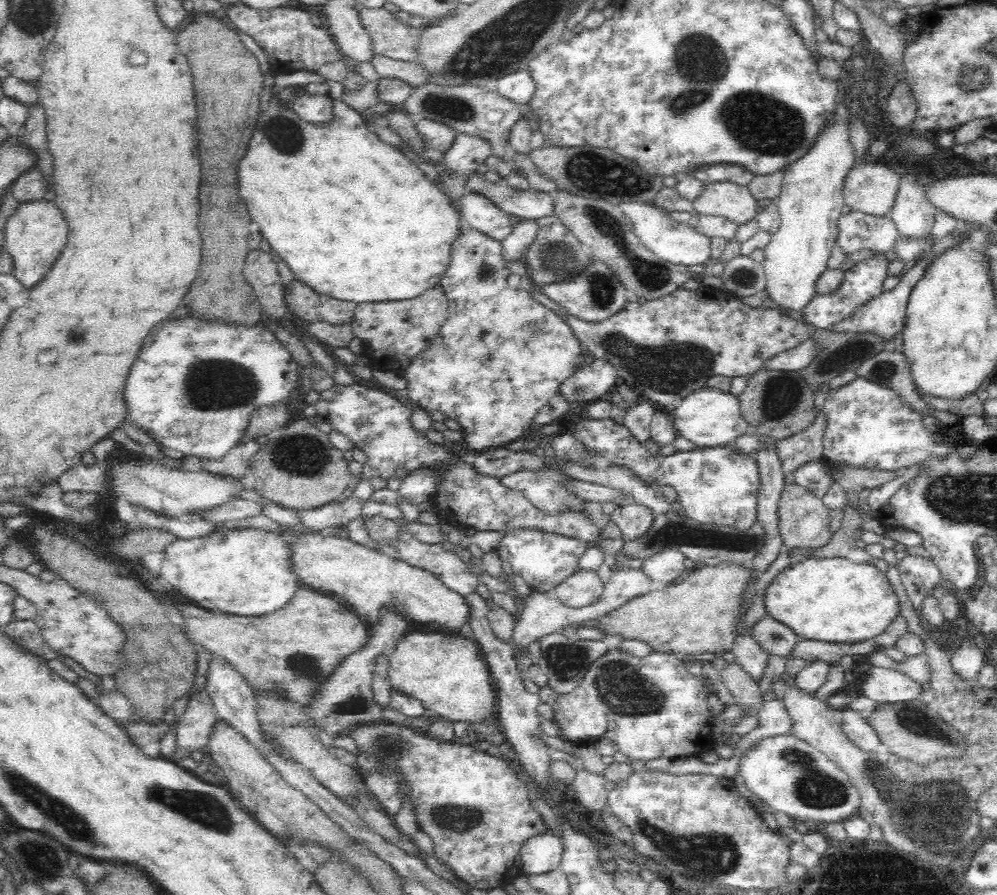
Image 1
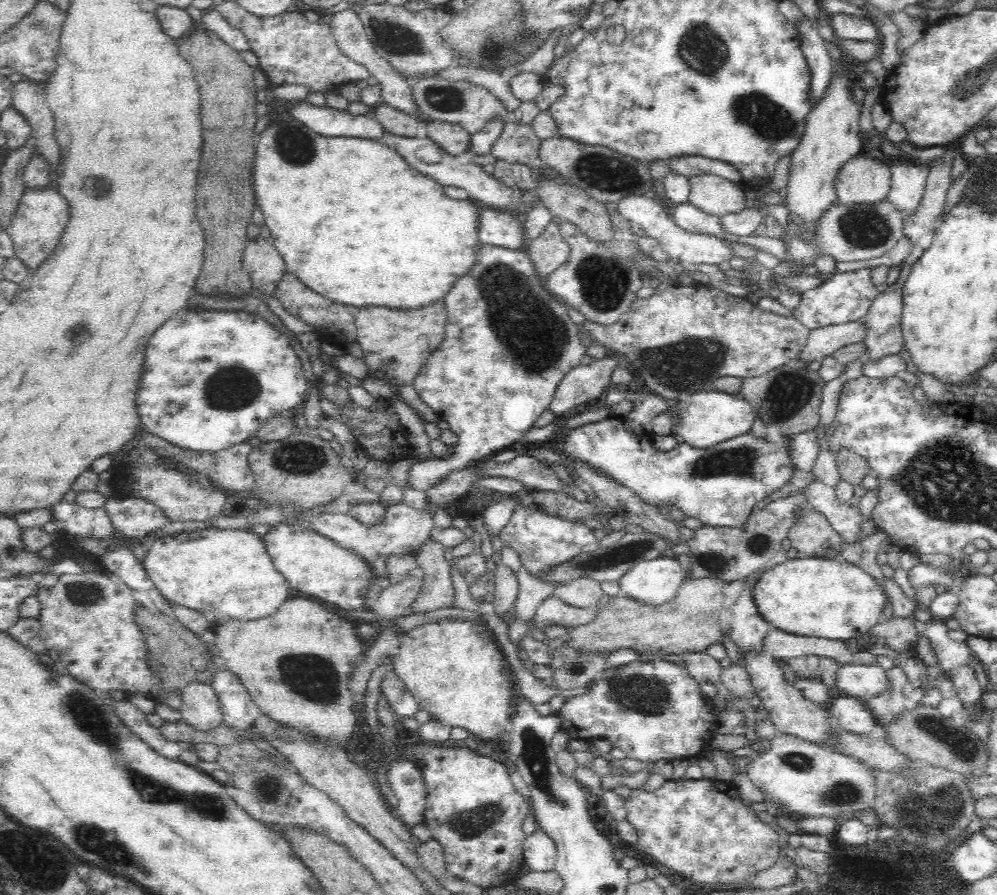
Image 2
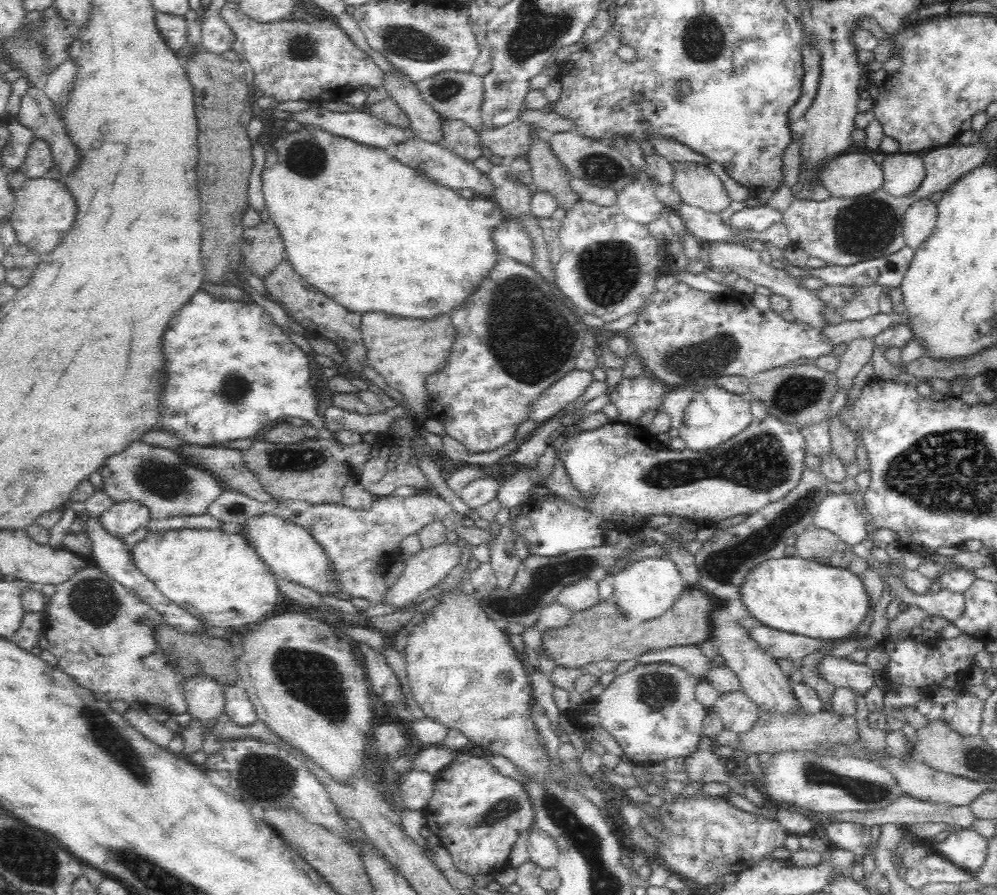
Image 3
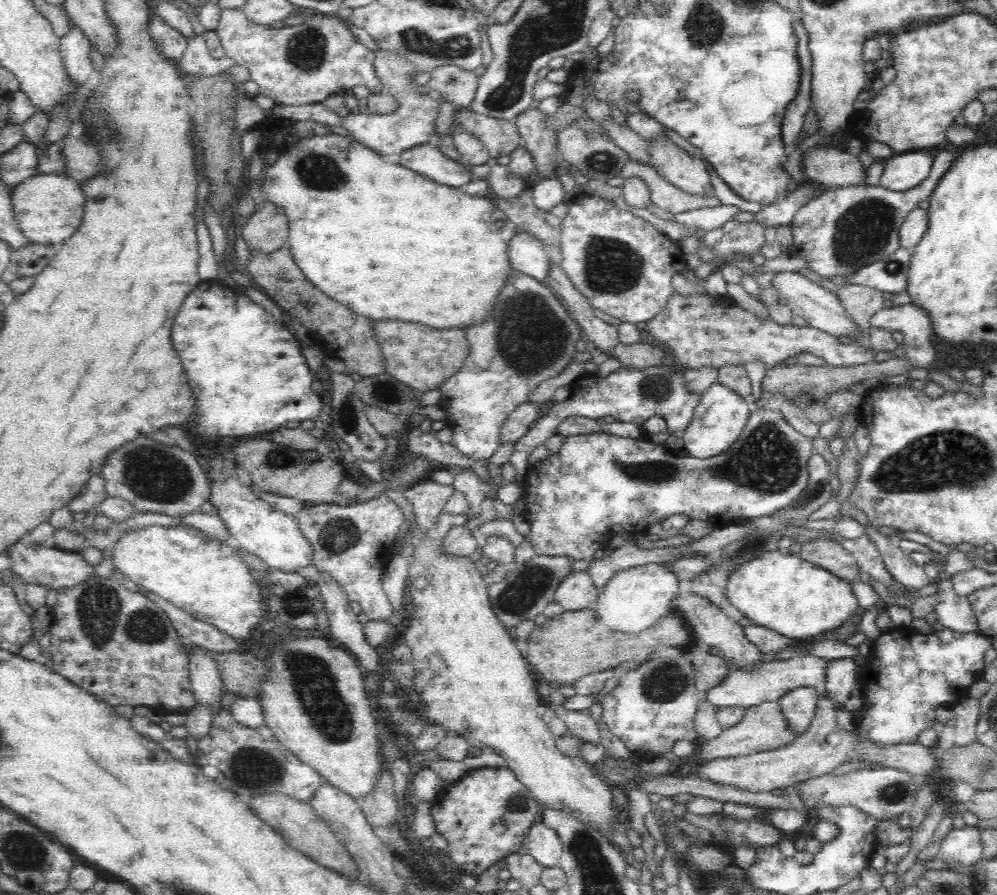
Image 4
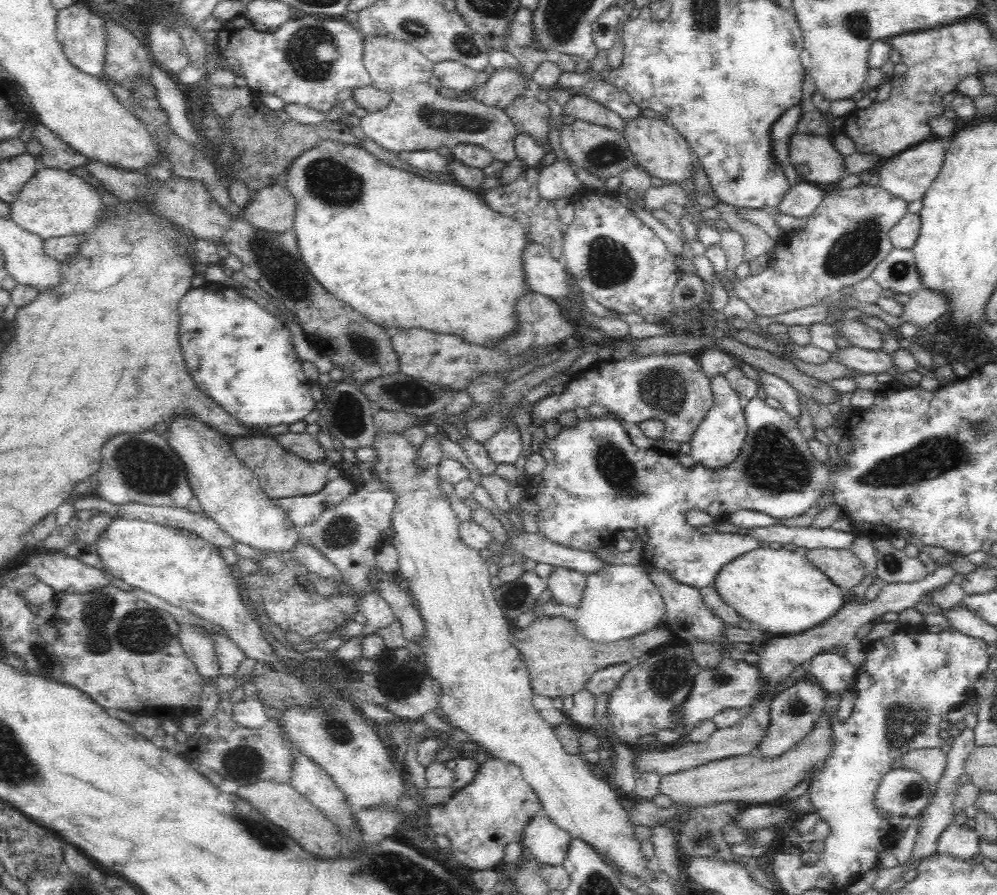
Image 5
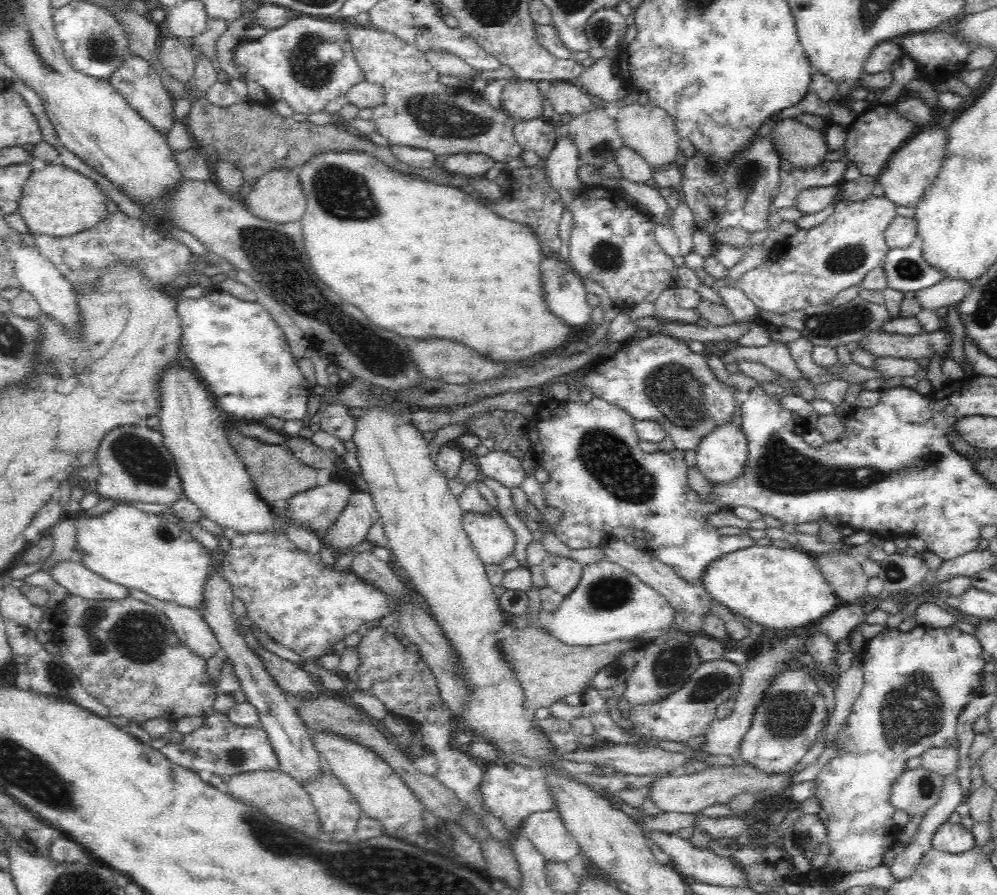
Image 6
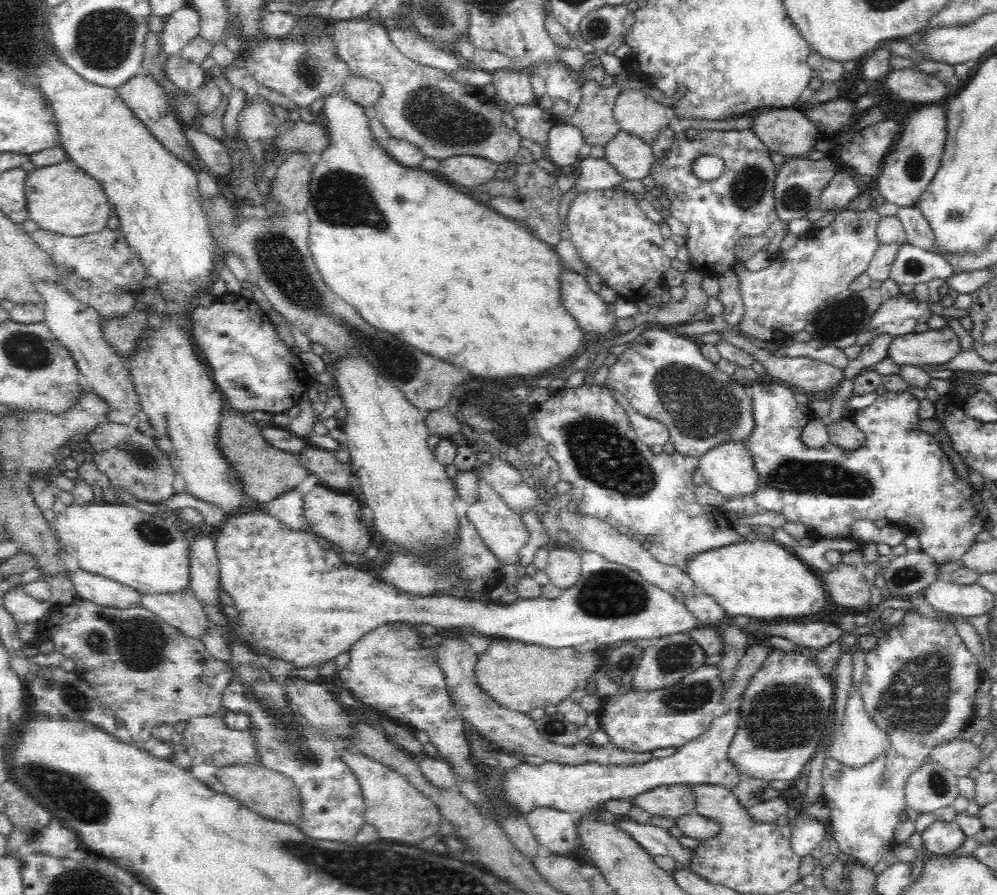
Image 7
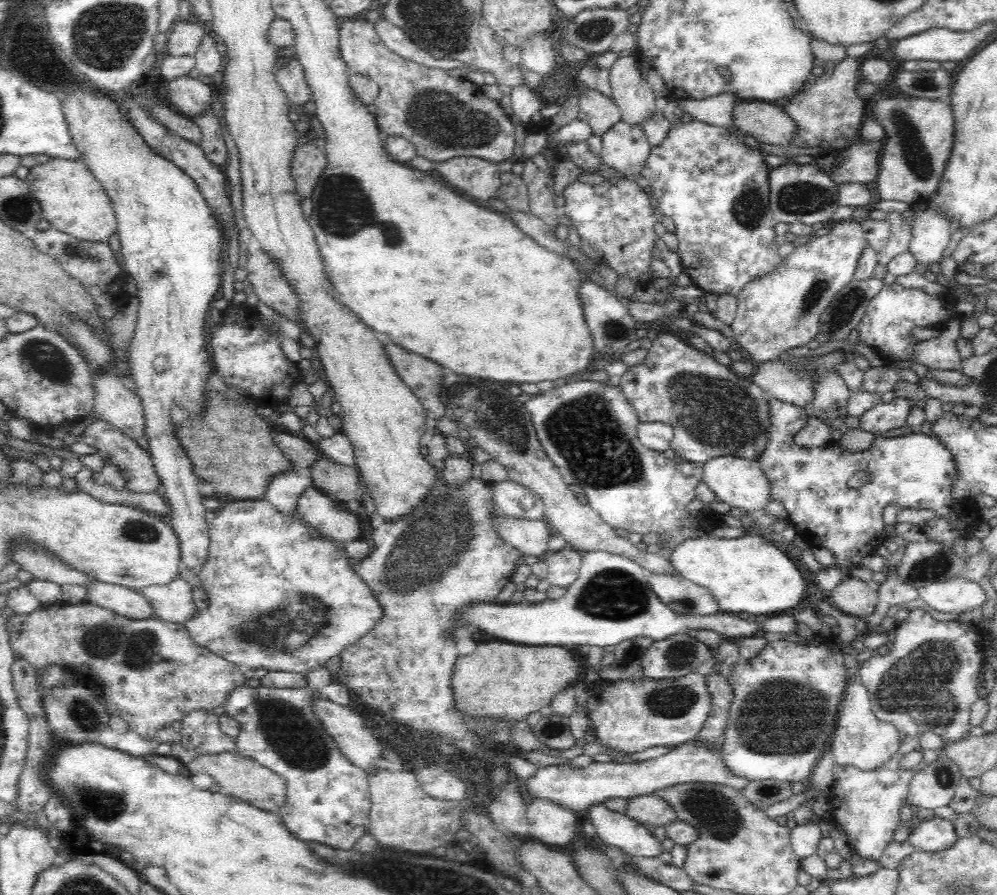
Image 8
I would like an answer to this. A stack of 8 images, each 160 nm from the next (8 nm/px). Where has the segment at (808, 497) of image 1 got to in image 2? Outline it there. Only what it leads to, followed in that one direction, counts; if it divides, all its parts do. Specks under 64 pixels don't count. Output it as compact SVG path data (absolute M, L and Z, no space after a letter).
M802 502L798 504L798 512L794 514L794 522L790 530L786 532L786 537L790 540L792 548L798 550L798 558L834 558L840 556L843 538L833 529L830 521L813 506Z

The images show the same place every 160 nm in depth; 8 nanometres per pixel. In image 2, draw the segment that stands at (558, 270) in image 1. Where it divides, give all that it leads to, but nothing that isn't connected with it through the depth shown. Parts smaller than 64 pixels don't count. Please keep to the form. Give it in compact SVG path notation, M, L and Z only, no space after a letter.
M553 221L538 238L528 241L524 250L543 280L561 267L571 253L569 244L561 235L559 225Z

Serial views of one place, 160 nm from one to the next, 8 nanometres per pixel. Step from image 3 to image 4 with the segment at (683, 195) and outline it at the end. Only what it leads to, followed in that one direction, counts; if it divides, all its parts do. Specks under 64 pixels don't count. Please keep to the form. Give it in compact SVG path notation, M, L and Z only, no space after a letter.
M670 141L647 143L651 164L667 181L699 197L716 197L706 164Z

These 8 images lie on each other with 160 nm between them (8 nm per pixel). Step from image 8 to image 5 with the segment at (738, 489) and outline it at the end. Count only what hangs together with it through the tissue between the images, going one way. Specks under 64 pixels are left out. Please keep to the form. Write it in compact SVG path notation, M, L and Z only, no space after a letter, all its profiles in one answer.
M718 375L710 379L710 385L713 404L706 416L702 418L702 422L698 424L697 429L694 430L694 434L690 436L691 450L689 454L697 464L708 469L718 469L727 466L740 454L740 446L746 438L747 424L741 400L729 386L725 376Z

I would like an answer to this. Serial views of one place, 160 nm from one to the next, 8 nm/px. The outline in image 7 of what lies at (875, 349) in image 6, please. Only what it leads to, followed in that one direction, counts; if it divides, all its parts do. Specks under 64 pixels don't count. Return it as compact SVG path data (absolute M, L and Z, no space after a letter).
M949 327L894 337L887 357L896 365L913 365L930 370L951 362L960 352L959 340Z

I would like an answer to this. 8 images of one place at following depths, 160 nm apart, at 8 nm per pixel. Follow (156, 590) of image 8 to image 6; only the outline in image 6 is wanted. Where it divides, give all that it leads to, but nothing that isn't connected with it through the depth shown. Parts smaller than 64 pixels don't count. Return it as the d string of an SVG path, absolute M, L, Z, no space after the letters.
M128 588L128 596L142 602L149 602L152 606L162 610L173 625L178 640L197 657L207 662L222 652L216 635L198 611L156 600L156 598L132 588Z

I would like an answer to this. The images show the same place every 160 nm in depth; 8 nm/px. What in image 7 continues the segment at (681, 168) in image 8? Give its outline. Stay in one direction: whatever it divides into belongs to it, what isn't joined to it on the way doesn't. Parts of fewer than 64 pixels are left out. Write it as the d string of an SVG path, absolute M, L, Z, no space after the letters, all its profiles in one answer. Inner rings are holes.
M753 129L728 130L722 132L700 131L697 138L688 140L685 135L674 139L670 152L665 159L657 160L651 170L652 178L658 187L667 186L665 194L670 199L671 216L678 218L688 227L685 245L690 253L690 261L695 270L699 270L705 277L715 276L726 272L728 268L734 269L738 264L734 255L734 243L744 236L760 236L776 220L779 219L775 209L775 178L778 167L770 159L769 148L758 139ZM702 155L719 156L724 161L725 167L716 180L710 182L699 181L692 172L692 162Z

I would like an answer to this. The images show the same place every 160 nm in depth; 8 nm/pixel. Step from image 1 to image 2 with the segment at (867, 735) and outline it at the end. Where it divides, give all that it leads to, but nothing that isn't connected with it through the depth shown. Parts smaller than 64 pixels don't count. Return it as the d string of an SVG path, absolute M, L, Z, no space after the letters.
M833 695L833 703L828 708L839 730L856 736L870 735L877 722L865 707L865 702L854 697Z

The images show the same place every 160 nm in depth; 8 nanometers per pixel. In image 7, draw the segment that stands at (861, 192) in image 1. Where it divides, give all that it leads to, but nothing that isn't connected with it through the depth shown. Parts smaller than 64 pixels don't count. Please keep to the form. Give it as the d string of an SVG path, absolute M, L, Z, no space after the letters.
M798 107L790 109L764 109L761 113L752 114L755 118L754 133L771 152L783 154L786 158L804 158L819 142L819 131L815 124Z

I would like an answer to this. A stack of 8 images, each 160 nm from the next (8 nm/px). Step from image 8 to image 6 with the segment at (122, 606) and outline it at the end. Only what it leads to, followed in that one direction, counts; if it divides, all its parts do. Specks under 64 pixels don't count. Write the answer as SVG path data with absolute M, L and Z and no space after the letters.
M77 557L54 564L48 573L66 589L68 595L76 595L86 600L128 596L128 589L125 586L110 582L93 570L88 570Z

